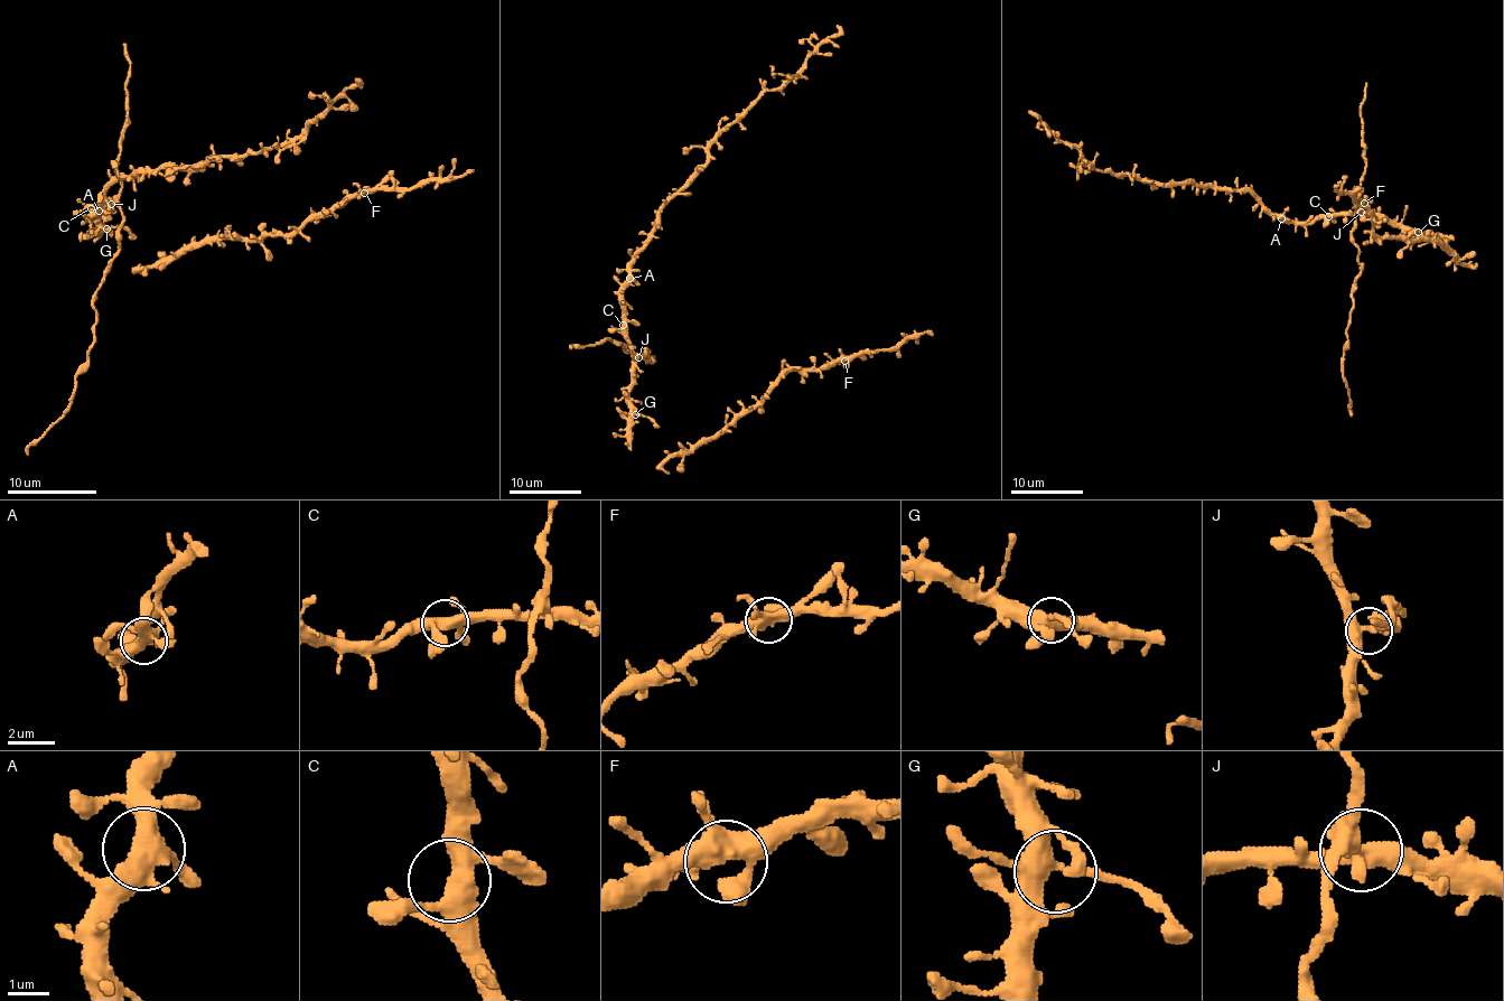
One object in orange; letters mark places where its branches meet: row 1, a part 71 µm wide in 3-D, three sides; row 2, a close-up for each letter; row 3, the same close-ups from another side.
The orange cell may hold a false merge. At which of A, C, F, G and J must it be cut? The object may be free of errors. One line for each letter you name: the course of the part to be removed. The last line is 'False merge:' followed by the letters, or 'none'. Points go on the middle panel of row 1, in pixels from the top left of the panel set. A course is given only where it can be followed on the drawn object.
False merge: none

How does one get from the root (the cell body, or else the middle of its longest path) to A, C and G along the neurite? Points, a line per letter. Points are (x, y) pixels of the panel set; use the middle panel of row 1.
A: (633, 349), (623, 307), (623, 284), (629, 278)
C: (633, 349), (627, 330), (623, 325)
G: (633, 349), (629, 405), (635, 414)

